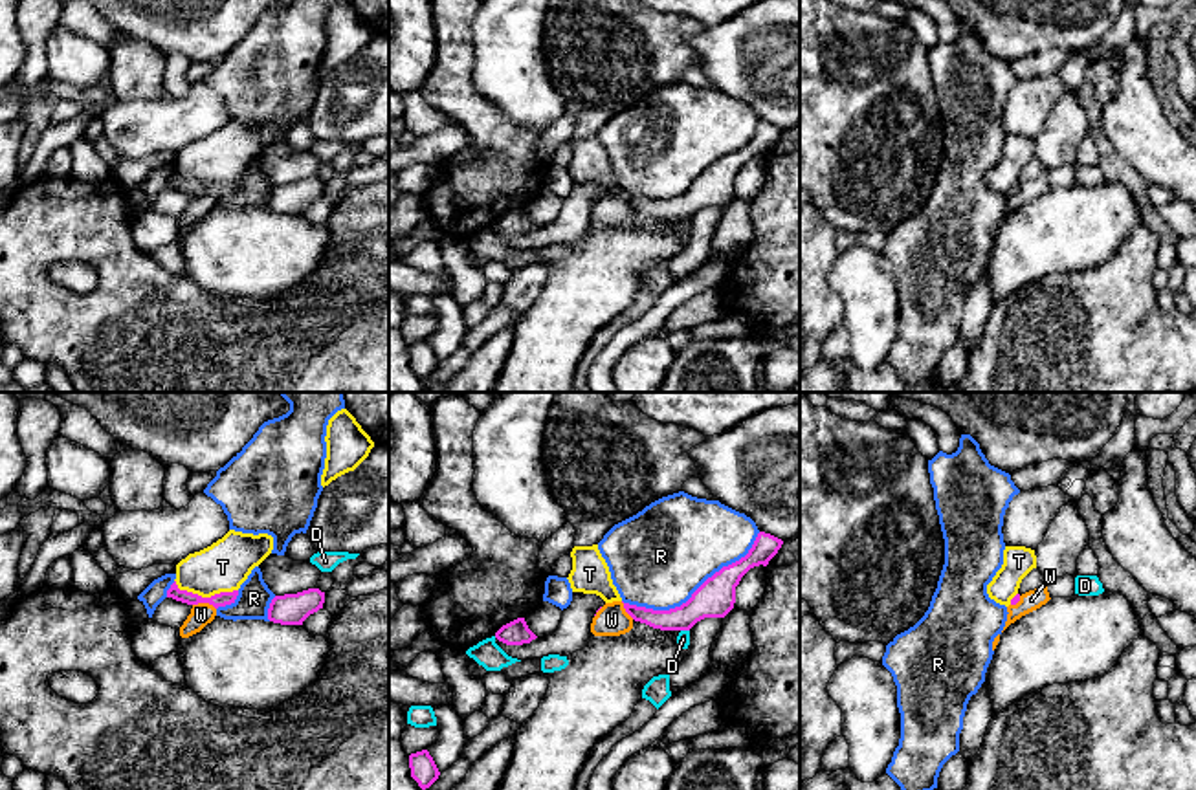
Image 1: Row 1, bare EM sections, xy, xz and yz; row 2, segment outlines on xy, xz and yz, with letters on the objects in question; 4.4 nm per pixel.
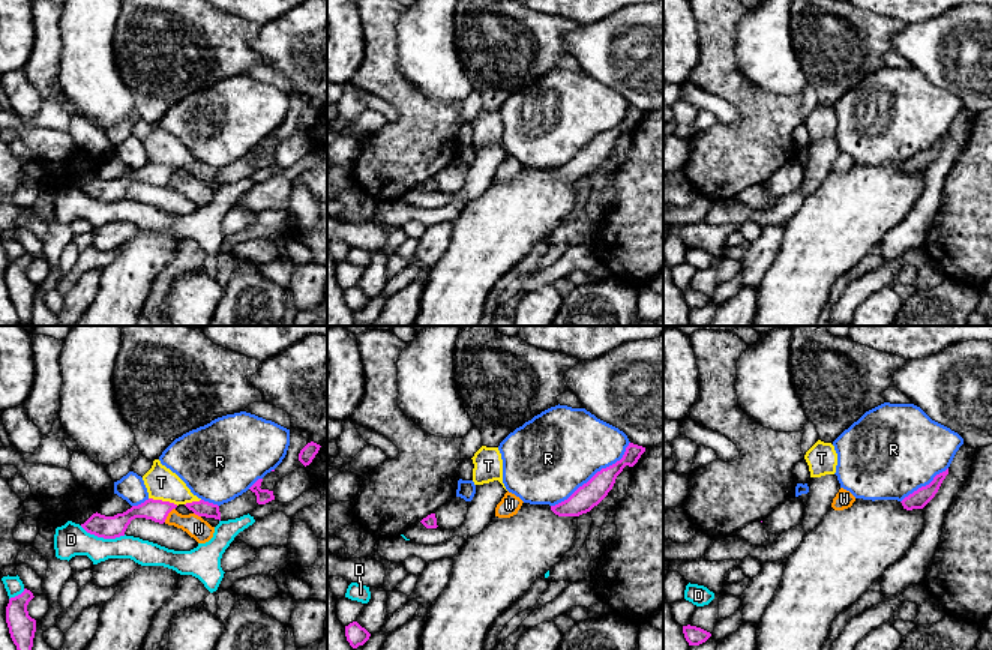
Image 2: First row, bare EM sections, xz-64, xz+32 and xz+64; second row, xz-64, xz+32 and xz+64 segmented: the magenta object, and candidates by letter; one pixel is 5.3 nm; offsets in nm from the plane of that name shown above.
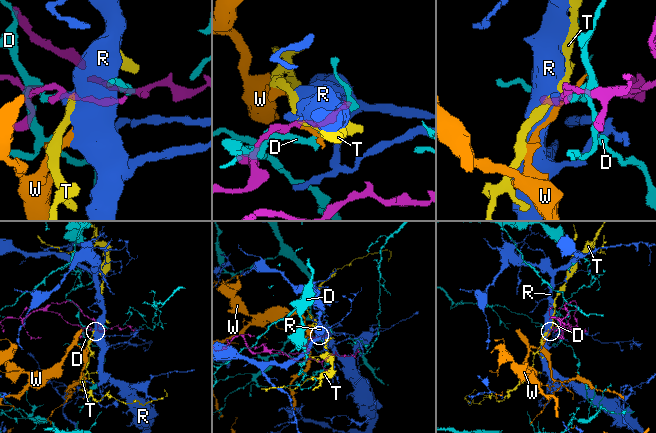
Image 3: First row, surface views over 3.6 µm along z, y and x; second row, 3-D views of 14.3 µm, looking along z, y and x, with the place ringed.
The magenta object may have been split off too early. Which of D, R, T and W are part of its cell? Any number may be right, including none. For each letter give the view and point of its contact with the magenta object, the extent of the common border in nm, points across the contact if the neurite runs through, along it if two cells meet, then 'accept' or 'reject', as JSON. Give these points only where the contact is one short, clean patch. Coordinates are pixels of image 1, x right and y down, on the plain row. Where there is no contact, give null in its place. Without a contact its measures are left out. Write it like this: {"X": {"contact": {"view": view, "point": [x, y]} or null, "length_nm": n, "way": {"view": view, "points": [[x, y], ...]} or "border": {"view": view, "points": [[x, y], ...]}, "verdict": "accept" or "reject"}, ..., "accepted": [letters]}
{"D": {"contact": {"view": "xz", "point": [685, 219]}, "length_nm": 40, "verdict": "reject"}, "R": {"contact": {"view": "xz", "point": [694, 182]}, "length_nm": 700, "verdict": "reject"}, "T": {"contact": {"view": "xy", "point": [204, 187]}, "length_nm": 280, "border": {"view": "xy", "points": [[175, 169], [180, 178], [202, 186], [237, 178]]}, "verdict": "reject"}, "W": {"contact": {"view": "xy", "point": [204, 191]}, "length_nm": 110, "border": {"view": "xy", "points": [[193, 193], [210, 193], [215, 198]]}, "verdict": "reject"}, "accepted": []}

